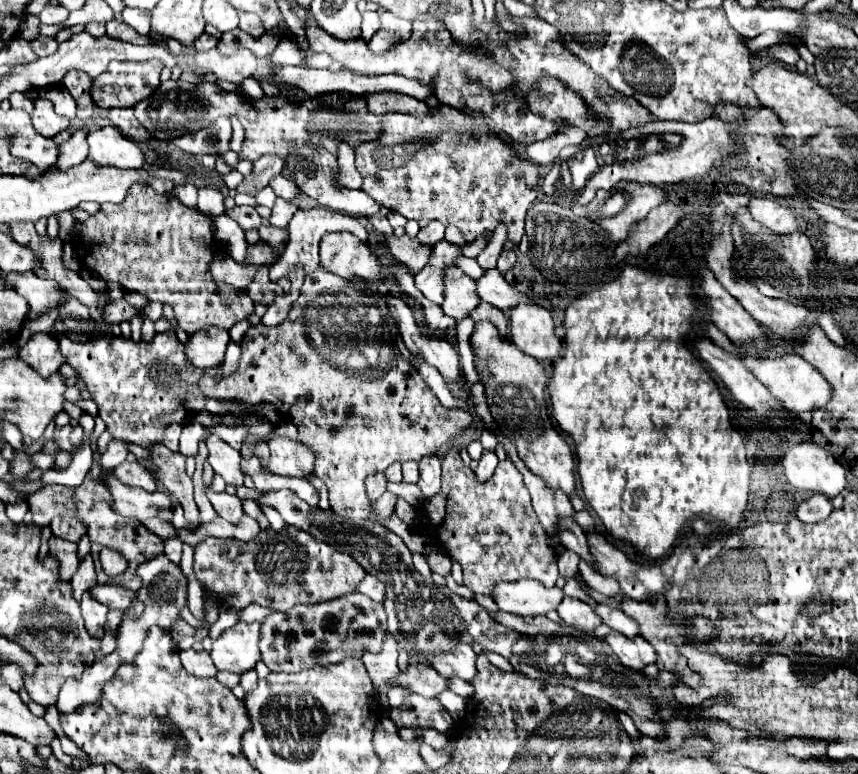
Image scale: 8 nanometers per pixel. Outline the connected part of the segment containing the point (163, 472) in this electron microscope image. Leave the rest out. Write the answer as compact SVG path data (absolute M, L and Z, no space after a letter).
M154 443L152 447L148 447L148 453L150 453L150 461L156 467L158 483L168 495L172 495L182 505L186 517L186 529L196 531L200 525L200 515L192 495L194 491L192 479L188 479L186 471L182 471L186 457L170 449L164 449L162 443Z

